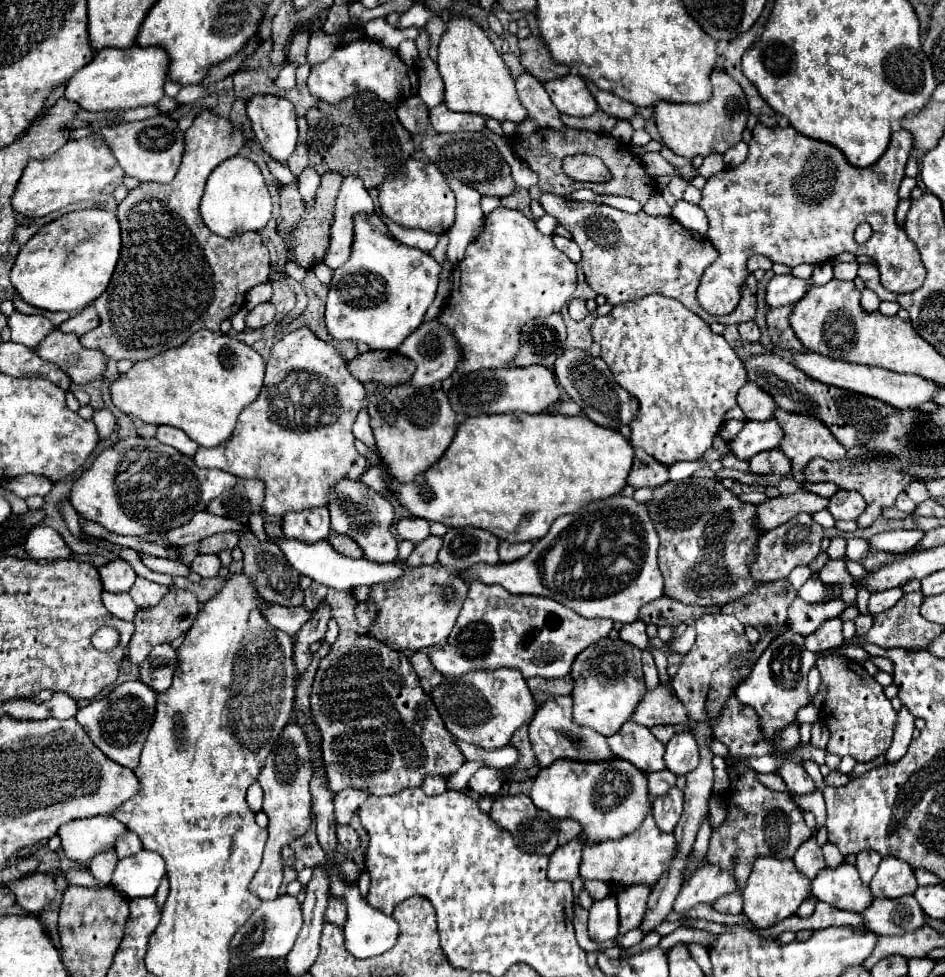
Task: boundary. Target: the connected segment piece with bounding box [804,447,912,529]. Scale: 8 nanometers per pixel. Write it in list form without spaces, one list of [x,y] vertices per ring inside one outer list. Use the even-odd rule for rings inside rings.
[[[854,447],[854,449],[848,451],[846,459],[842,459],[840,463],[838,463],[838,461],[832,461],[832,463],[830,463],[830,461],[822,461],[822,459],[812,459],[812,461],[808,463],[808,467],[804,469],[804,477],[806,477],[806,481],[832,481],[832,483],[836,483],[840,489],[858,491],[858,493],[866,499],[868,507],[866,507],[866,511],[856,519],[856,523],[858,523],[860,529],[866,529],[866,527],[870,527],[870,525],[880,517],[882,509],[894,505],[894,499],[898,497],[898,493],[904,491],[904,487],[912,481],[912,477],[900,473],[904,467],[908,467],[908,463],[902,463],[902,461],[894,461],[894,463],[896,463],[894,469],[878,469],[878,467],[868,469],[866,465],[852,465],[852,461],[854,461],[858,455],[876,455],[876,453],[870,453],[870,451],[862,449],[862,447]]]

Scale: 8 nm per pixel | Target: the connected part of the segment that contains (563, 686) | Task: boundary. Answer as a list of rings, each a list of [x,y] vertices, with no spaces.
[[[534,677],[528,681],[528,687],[536,699],[536,705],[540,701],[544,701],[548,695],[570,695],[572,691],[572,679],[562,677],[562,679],[540,679],[540,677]]]

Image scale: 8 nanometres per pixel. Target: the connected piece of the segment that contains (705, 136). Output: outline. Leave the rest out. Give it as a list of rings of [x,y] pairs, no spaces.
[[[714,67],[712,75],[712,99],[706,103],[670,103],[660,101],[654,105],[654,121],[662,141],[670,151],[682,157],[696,157],[708,153],[724,153],[728,147],[736,145],[742,139],[742,131],[746,129],[746,95],[742,87],[720,67]]]

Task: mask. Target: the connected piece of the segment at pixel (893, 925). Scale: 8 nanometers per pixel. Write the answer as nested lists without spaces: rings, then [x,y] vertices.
[[[904,895],[900,899],[876,897],[860,915],[866,921],[866,927],[884,935],[902,935],[916,931],[918,927],[926,925],[928,917],[912,895]]]

